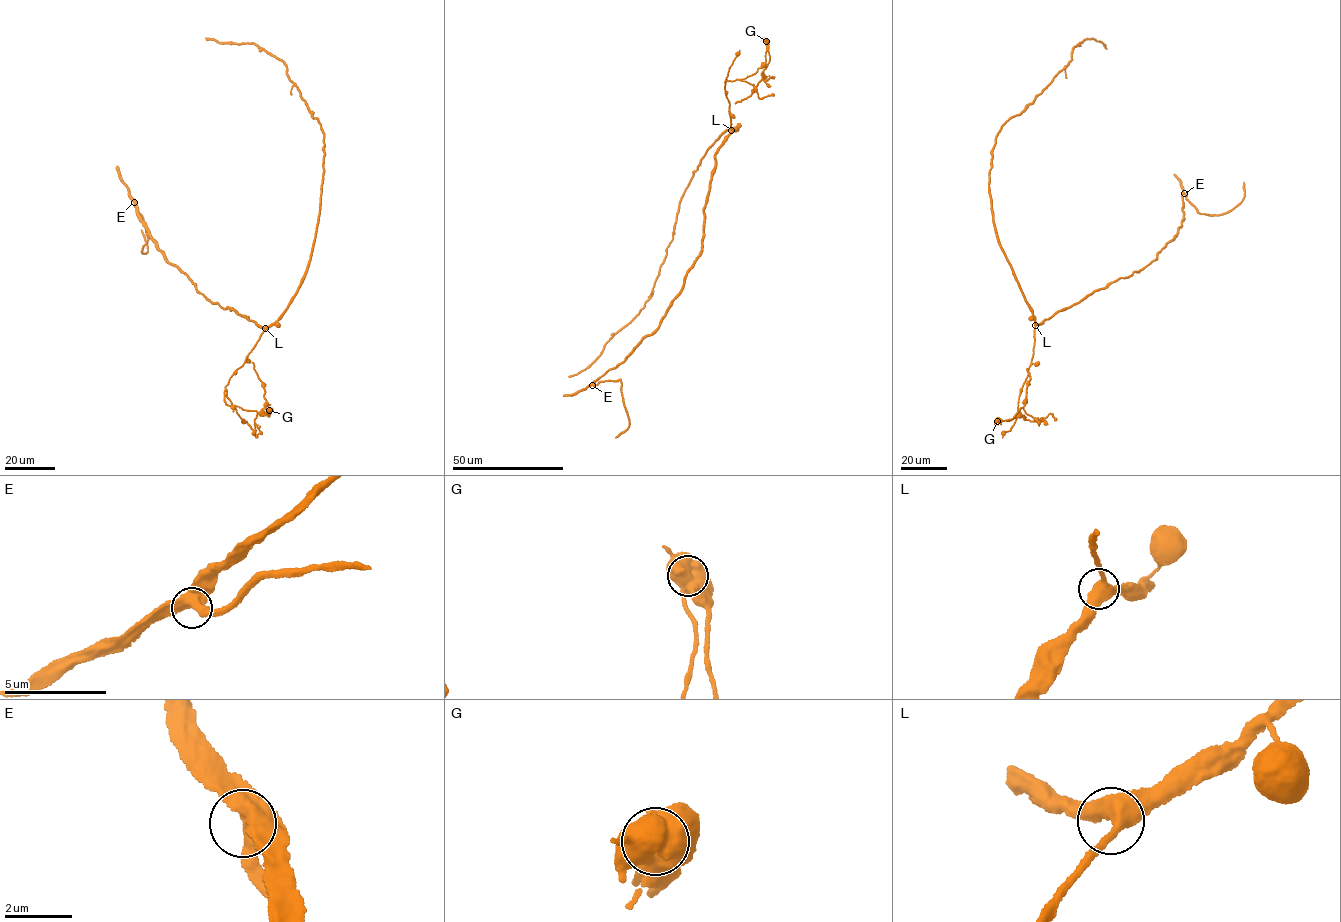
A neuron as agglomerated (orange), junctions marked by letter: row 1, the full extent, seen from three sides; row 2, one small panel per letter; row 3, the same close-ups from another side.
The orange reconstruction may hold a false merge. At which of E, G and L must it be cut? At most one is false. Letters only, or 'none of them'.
G

